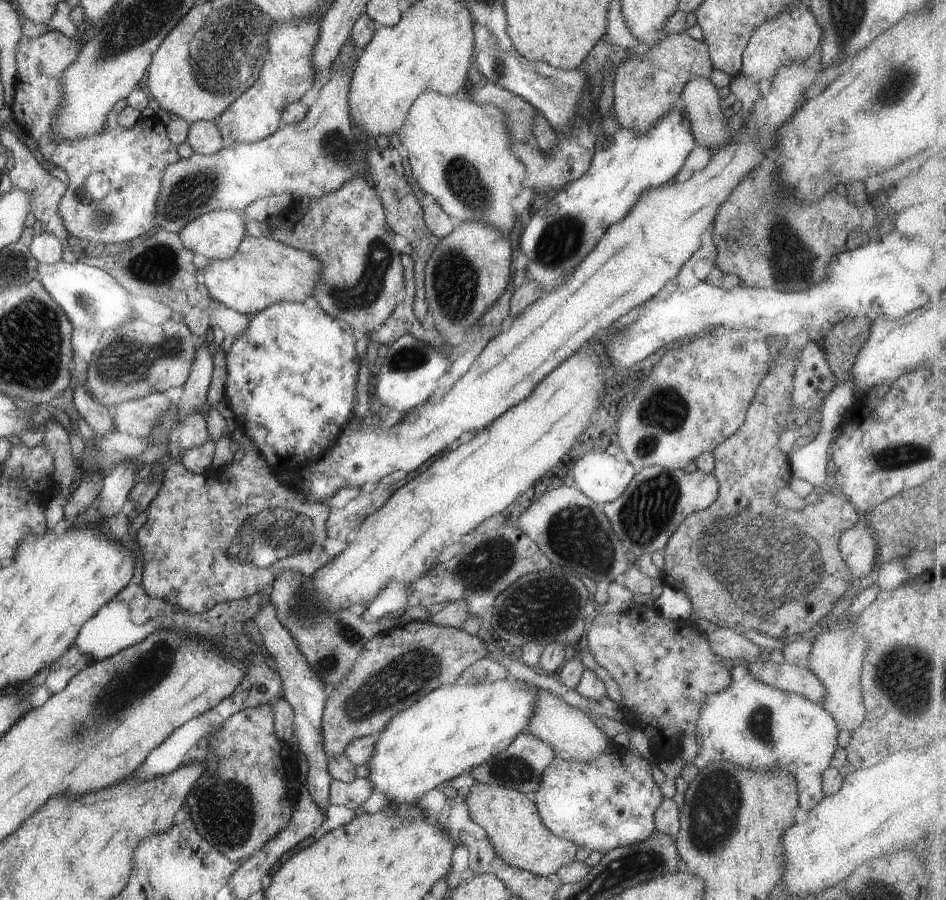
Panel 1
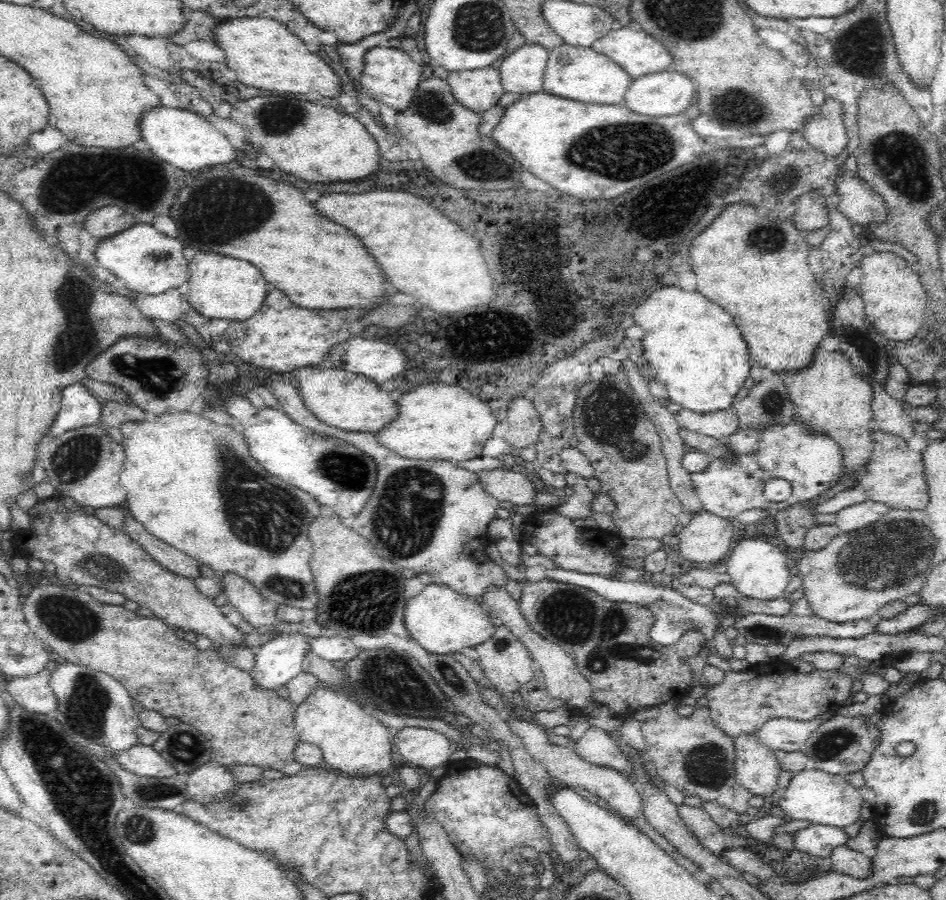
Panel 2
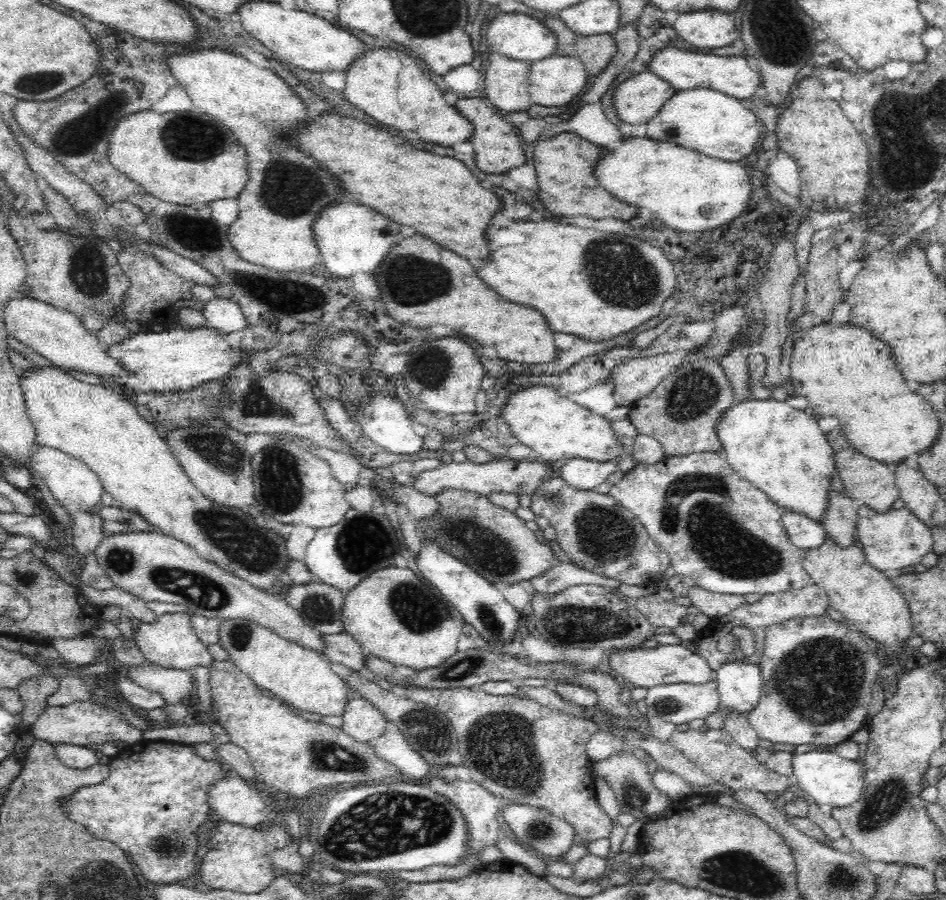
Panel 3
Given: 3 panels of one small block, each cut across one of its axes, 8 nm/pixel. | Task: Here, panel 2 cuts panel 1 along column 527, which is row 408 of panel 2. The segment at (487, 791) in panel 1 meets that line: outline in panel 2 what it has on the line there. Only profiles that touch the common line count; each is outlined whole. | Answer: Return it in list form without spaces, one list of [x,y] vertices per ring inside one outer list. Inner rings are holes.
[[[818,347],[812,352],[810,364],[804,366],[804,368],[800,368],[800,370],[796,370],[796,372],[788,372],[786,378],[784,378],[784,383],[786,384],[790,399],[796,407],[794,416],[797,416],[810,429],[826,433],[826,435],[832,437],[842,447],[842,453],[844,453],[844,462],[842,463],[847,469],[847,478],[842,483],[846,483],[850,473],[867,464],[866,462],[869,462],[871,452],[875,446],[872,440],[872,403],[874,392],[869,379],[860,376],[855,371],[853,362],[841,351],[828,351]]]

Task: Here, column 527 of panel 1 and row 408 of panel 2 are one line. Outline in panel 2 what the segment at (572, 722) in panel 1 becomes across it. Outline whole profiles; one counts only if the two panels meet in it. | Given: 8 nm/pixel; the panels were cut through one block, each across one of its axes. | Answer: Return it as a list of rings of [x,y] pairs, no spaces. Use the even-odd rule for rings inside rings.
[[[730,406],[726,410],[716,410],[708,414],[684,409],[676,414],[676,421],[678,426],[719,439],[731,435],[738,428],[739,417],[736,410]]]

